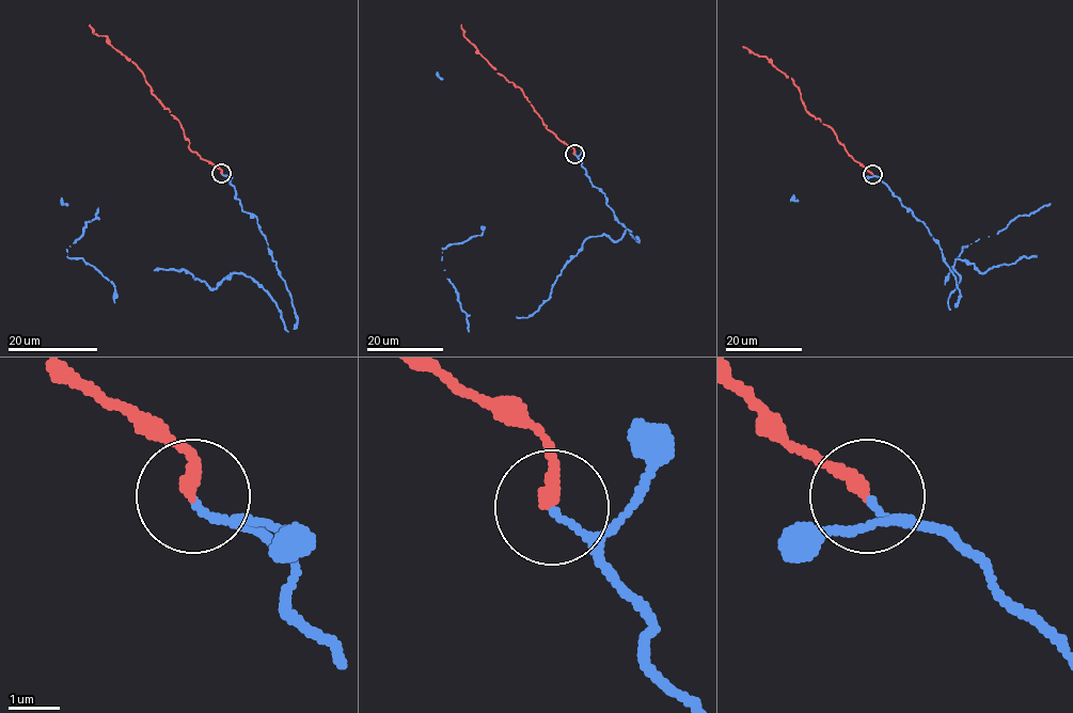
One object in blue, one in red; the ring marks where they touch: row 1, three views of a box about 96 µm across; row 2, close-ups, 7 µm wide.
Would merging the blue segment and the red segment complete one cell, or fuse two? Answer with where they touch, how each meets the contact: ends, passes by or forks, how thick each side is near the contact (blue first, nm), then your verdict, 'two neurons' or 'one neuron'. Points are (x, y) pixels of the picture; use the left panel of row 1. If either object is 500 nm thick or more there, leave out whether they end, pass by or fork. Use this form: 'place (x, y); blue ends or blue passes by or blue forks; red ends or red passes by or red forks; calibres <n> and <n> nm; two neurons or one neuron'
place (221, 173); blue ends; red ends; calibres 120 and 280 nm; one neuron

